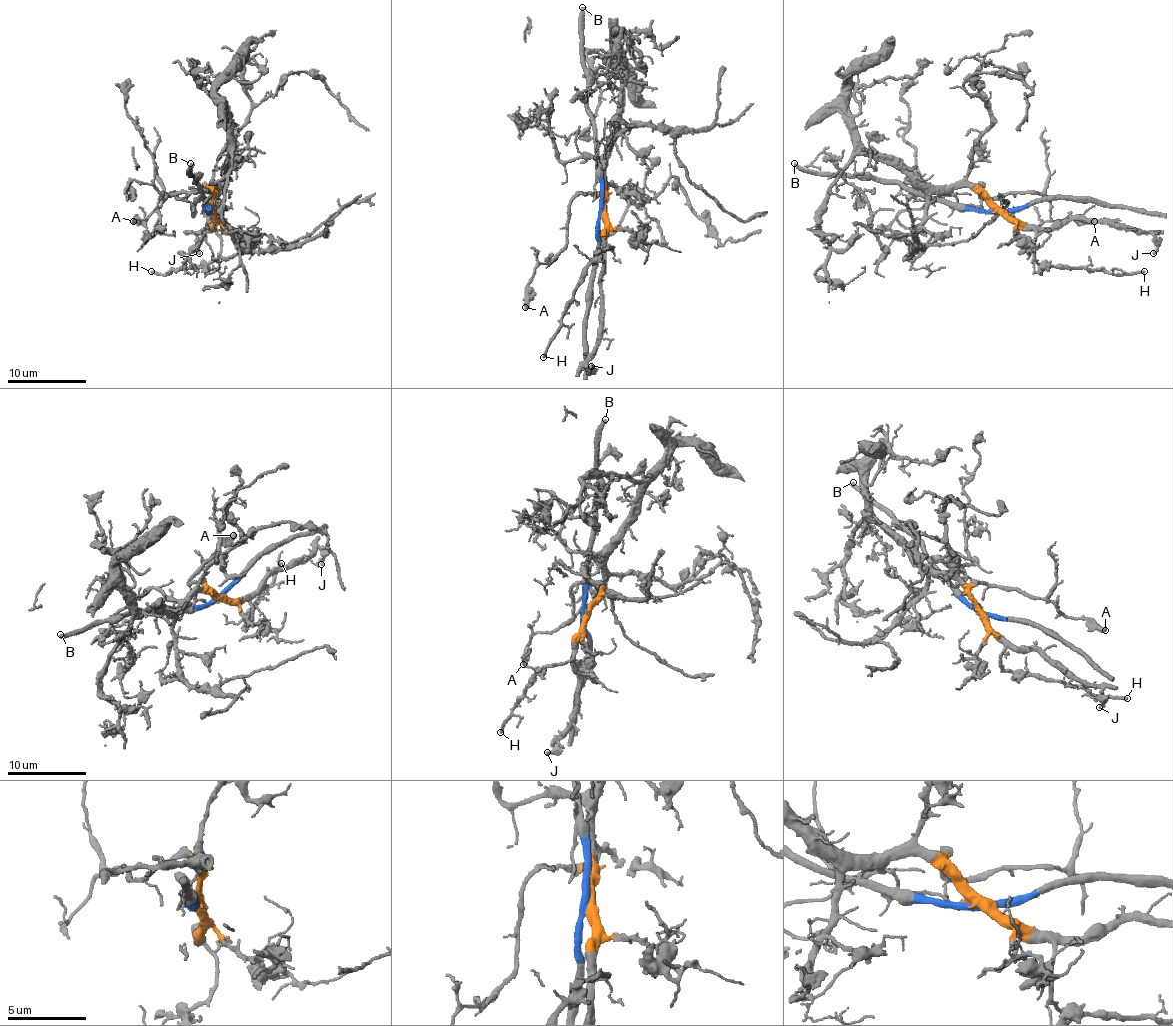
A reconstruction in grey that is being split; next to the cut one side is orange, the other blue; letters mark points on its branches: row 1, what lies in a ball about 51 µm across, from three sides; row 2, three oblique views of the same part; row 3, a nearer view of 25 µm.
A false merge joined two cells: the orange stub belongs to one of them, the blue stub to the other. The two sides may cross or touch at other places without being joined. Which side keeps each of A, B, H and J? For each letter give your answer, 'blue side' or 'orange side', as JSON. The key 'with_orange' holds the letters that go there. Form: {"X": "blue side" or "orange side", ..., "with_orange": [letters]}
{"A": "orange side", "B": "blue side", "H": "orange side", "J": "orange side", "with_orange": ["A", "H", "J"]}

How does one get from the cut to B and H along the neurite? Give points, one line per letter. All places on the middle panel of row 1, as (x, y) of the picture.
B: (603, 211), (603, 173), (597, 159), (595, 122), (587, 110), (583, 7)
H: (603, 211), (605, 238), (613, 248), (599, 252), (587, 268), (543, 357)

